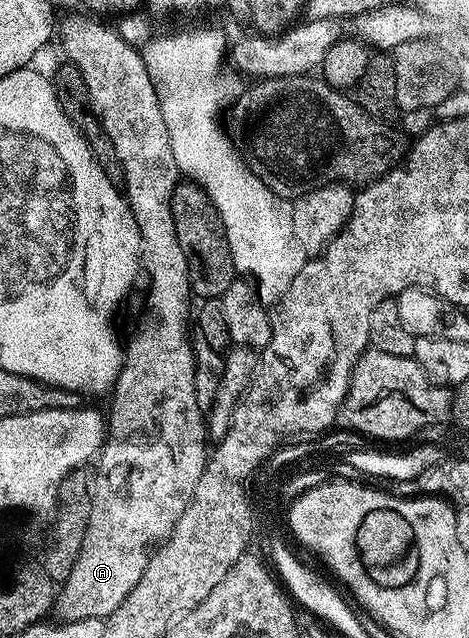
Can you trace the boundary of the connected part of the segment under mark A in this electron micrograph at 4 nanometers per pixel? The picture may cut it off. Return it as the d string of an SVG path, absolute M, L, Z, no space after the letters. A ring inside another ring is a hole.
M68 18L64 22L64 27L59 27L58 34L64 37L64 50L68 53L67 61L78 68L78 72L82 72L82 80L86 80L86 92L88 93L88 102L92 106L92 113L95 114L97 120L102 124L102 128L106 132L106 136L110 136L110 144L114 144L114 152L118 156L118 160L124 169L124 184L122 187L123 193L128 200L128 206L132 210L134 220L140 229L140 261L142 263L143 273L148 273L148 307L144 310L144 315L140 318L140 323L136 326L136 331L132 334L132 339L126 342L122 350L122 361L120 364L120 374L116 378L116 384L110 391L110 399L112 398L112 407L106 410L106 439L104 448L98 455L96 466L96 491L91 491L91 504L88 523L85 525L85 534L82 536L81 550L77 554L77 558L73 562L73 566L69 570L68 577L62 582L56 595L54 603L54 614L60 622L77 622L78 620L86 620L87 618L99 618L101 620L109 618L114 612L114 608L118 608L118 604L122 602L130 592L130 588L134 588L134 584L138 582L142 576L142 572L146 568L149 558L152 557L153 550L172 534L174 524L178 524L178 520L182 516L182 512L186 512L186 508L192 499L194 488L198 484L198 480L202 476L206 463L206 450L204 454L204 440L206 441L206 414L200 409L198 404L198 396L194 396L194 376L196 375L196 357L192 354L192 339L193 335L188 334L188 326L190 330L190 315L194 310L194 295L190 288L190 280L188 279L188 265L186 264L186 256L182 256L182 244L178 244L178 236L174 228L174 216L172 215L174 203L172 201L172 193L177 182L181 181L182 175L180 169L176 167L174 160L174 152L170 148L170 136L166 128L166 120L162 120L162 112L160 111L160 97L156 94L156 85L152 83L152 77L148 74L148 66L144 62L143 53L136 49L133 45L121 40L115 33L112 34L108 30L103 30L100 26L95 26L94 23L84 20L79 22L76 18Z

